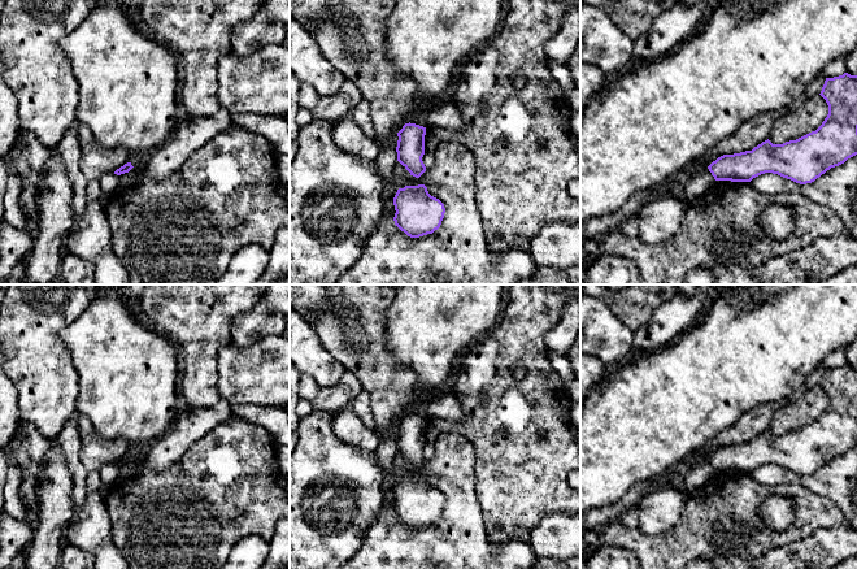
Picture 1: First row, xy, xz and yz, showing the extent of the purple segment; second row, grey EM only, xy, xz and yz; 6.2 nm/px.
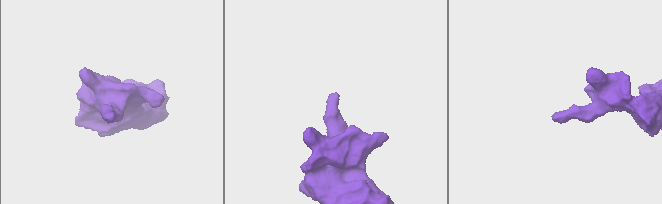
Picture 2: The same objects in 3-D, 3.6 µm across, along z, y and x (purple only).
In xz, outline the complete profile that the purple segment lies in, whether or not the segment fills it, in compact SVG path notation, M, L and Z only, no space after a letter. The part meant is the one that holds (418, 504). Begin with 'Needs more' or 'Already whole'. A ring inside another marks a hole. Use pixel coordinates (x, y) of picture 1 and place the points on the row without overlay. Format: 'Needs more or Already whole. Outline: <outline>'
Already whole. Outline: M425 475L399 479L393 488L393 496L396 501L393 508L395 516L410 529L432 525L440 518L445 504L444 495L439 490L431 487Z

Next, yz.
Already whole. Outline: M857 366L826 369L819 386L828 396L828 405L815 422L783 435L767 430L752 442L723 446L708 457L714 470L751 473L773 464L806 475L856 447Z

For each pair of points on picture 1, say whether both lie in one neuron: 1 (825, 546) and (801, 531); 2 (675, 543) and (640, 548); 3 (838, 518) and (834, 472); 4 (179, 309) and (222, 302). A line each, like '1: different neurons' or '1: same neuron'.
1: different neurons
2: same neuron
3: different neurons
4: same neuron

